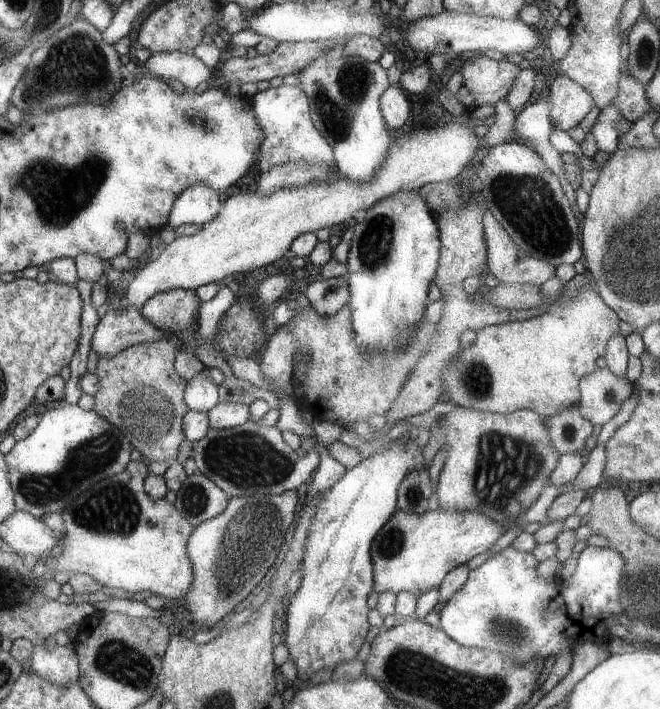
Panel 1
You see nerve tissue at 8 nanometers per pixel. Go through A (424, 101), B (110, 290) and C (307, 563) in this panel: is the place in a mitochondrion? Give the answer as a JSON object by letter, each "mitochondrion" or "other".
{"A":"other","B":"other","C":"other"}

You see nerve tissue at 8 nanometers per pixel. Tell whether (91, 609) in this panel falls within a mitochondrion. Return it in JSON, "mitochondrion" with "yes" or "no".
{"mitochondrion":"no"}

